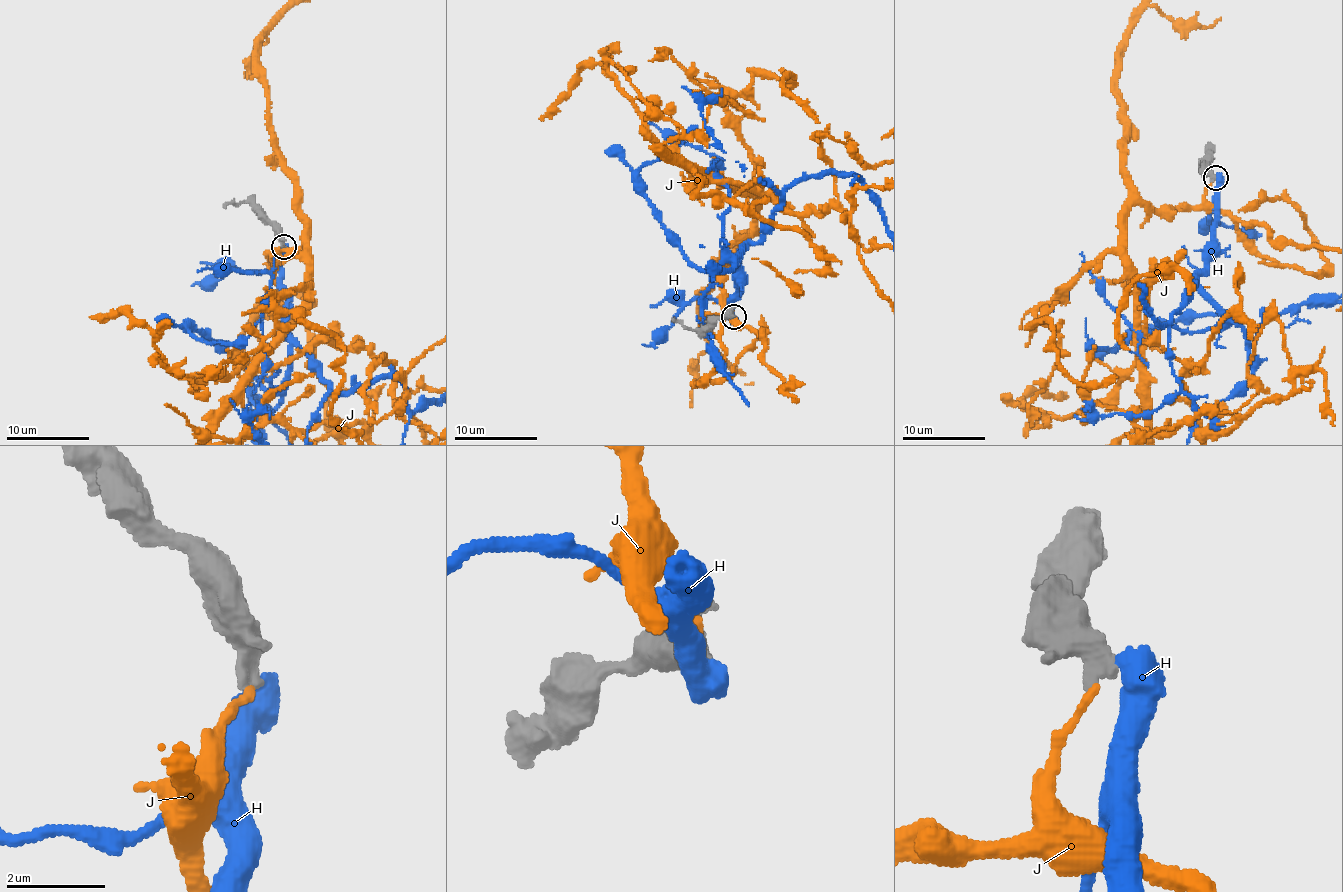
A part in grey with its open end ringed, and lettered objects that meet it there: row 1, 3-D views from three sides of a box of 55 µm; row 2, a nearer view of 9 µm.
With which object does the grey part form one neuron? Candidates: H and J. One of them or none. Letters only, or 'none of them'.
none of them

